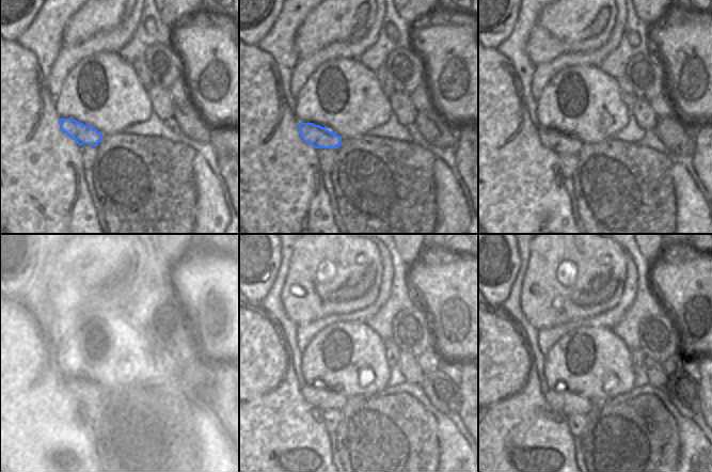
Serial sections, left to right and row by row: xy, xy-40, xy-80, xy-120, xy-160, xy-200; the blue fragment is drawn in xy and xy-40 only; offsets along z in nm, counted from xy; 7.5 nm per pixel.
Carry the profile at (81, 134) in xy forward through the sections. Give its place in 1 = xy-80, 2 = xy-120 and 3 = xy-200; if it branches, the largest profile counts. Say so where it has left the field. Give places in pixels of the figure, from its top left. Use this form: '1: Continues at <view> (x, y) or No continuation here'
1: Continues at xy-80 (560, 143)
2: Continues at xy-120 (82, 389)
3: Continues at xy-200 (564, 403)

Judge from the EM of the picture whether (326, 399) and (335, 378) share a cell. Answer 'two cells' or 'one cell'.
two cells

